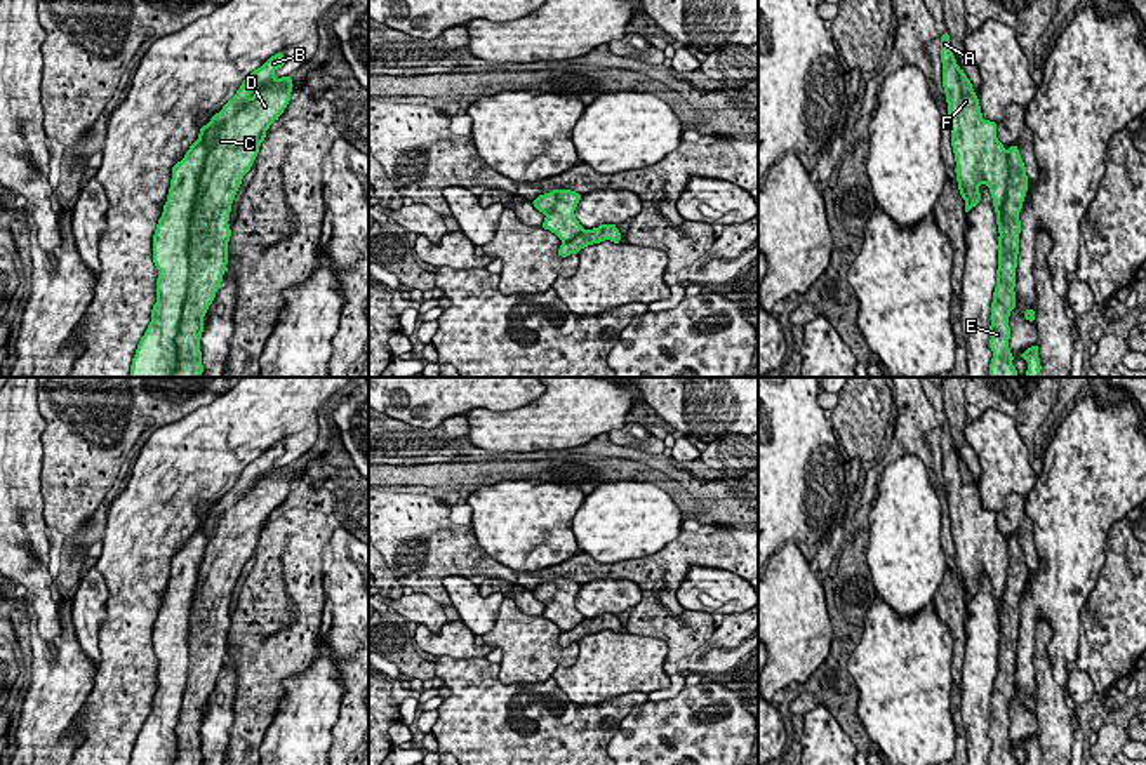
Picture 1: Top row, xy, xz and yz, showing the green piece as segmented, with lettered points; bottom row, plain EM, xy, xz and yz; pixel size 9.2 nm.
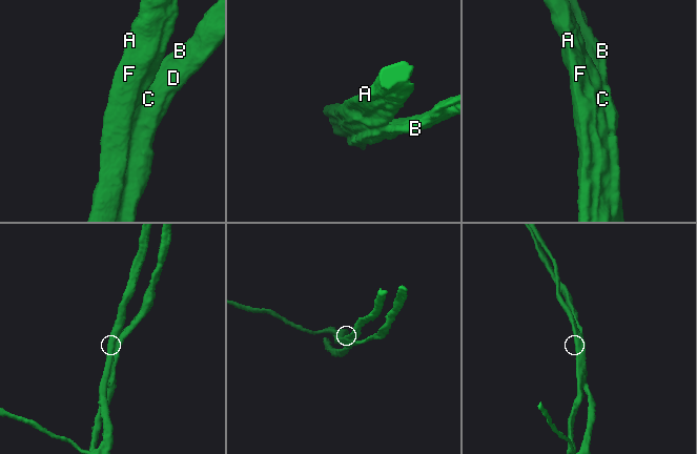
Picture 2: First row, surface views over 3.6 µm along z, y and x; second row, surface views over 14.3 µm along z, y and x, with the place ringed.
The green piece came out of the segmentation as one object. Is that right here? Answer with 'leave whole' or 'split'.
split

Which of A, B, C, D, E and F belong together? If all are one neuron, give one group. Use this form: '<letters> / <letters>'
A F / B C D E

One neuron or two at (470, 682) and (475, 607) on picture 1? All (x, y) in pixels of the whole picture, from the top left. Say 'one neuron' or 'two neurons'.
two neurons

